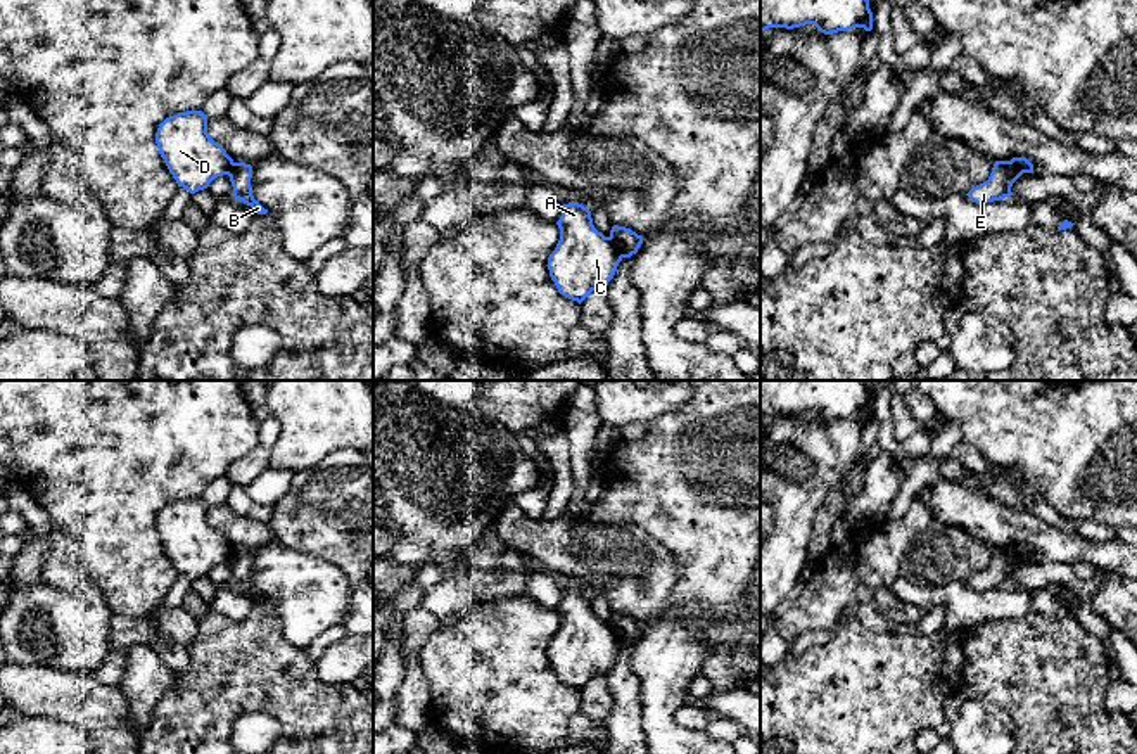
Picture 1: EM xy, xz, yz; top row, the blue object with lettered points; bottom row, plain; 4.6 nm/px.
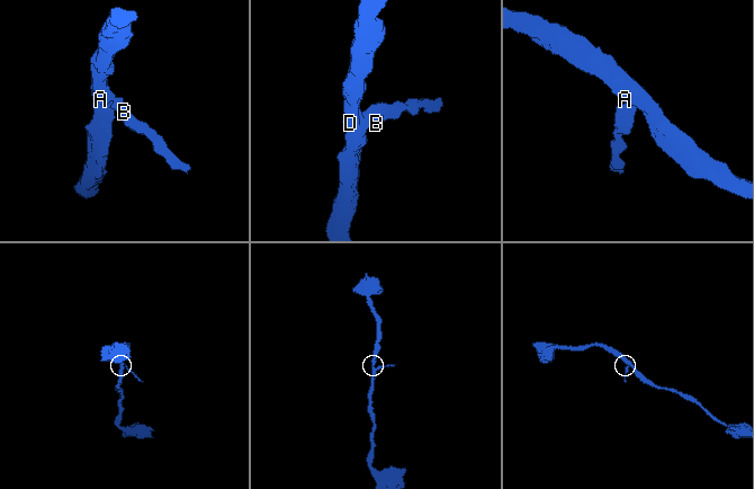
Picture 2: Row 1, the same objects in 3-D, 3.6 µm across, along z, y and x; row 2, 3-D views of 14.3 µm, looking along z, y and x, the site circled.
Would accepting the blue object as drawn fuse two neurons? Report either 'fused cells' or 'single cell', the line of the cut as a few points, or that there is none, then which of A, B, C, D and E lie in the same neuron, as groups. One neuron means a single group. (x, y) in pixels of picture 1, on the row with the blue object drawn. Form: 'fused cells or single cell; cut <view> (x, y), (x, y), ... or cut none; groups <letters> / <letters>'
fused cells; cut xz (609, 237), (622, 256); groups A C D / B E

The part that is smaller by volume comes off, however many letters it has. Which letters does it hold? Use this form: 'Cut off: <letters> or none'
Cut off: B, E

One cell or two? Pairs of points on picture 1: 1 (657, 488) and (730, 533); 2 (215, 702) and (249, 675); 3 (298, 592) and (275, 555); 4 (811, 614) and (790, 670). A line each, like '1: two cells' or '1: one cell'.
1: one cell
2: one cell
3: one cell
4: two cells

